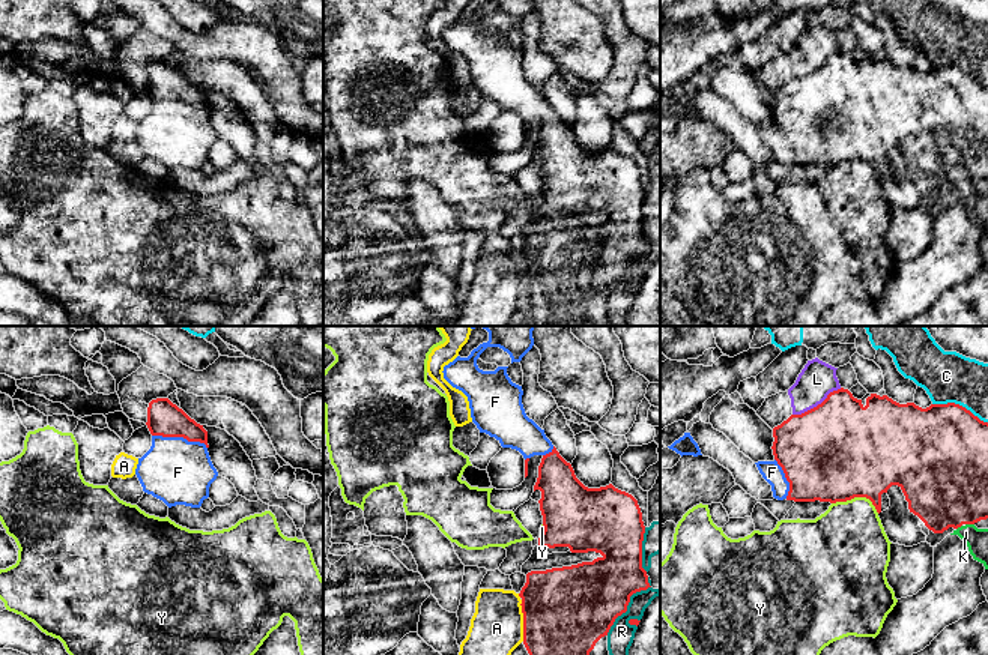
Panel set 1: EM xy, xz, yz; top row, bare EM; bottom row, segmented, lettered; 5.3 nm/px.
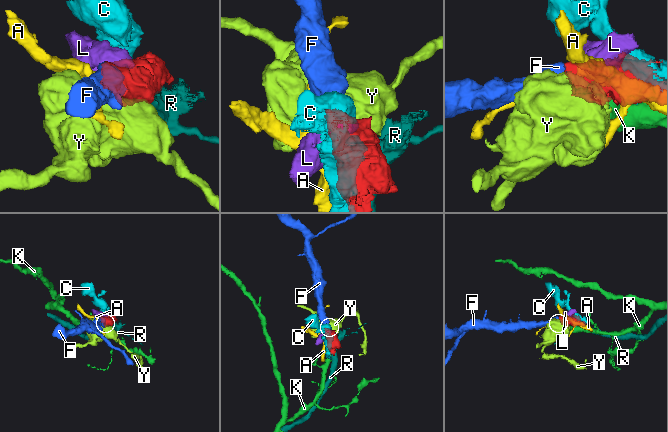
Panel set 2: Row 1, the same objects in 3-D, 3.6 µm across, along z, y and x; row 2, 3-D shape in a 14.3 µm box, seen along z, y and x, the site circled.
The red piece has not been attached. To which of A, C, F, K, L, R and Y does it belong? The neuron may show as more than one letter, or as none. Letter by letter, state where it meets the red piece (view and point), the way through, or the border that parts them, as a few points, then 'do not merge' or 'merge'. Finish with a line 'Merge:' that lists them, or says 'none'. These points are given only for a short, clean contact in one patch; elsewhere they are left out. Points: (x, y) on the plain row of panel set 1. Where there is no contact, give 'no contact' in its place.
A: contact xz (524, 284); do not merge
C: contact yz (958, 68); do not merge
F: contact xy (181, 99); merge
K: contact yz (970, 187); do not merge
L: contact yz (818, 68); do not merge
R: contact xz (629, 265); do not merge
Y: contact yz (857, 159); border yz (832, 166), (866, 161), (878, 176); do not merge
Merge: F

